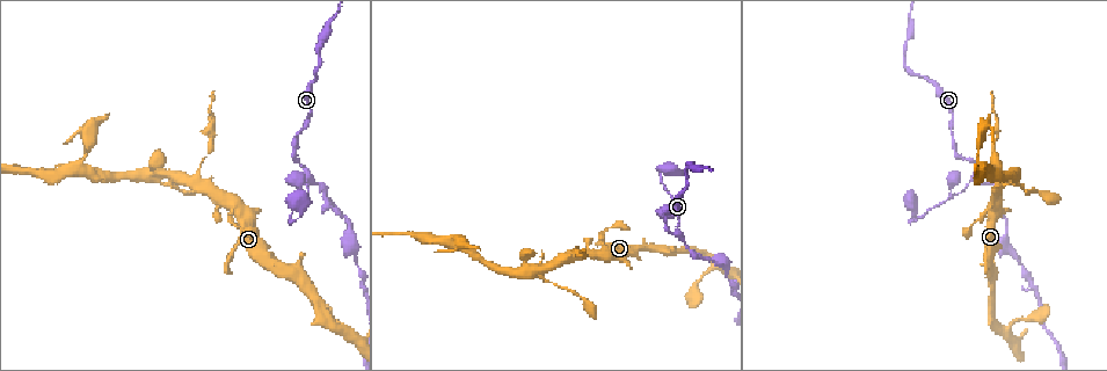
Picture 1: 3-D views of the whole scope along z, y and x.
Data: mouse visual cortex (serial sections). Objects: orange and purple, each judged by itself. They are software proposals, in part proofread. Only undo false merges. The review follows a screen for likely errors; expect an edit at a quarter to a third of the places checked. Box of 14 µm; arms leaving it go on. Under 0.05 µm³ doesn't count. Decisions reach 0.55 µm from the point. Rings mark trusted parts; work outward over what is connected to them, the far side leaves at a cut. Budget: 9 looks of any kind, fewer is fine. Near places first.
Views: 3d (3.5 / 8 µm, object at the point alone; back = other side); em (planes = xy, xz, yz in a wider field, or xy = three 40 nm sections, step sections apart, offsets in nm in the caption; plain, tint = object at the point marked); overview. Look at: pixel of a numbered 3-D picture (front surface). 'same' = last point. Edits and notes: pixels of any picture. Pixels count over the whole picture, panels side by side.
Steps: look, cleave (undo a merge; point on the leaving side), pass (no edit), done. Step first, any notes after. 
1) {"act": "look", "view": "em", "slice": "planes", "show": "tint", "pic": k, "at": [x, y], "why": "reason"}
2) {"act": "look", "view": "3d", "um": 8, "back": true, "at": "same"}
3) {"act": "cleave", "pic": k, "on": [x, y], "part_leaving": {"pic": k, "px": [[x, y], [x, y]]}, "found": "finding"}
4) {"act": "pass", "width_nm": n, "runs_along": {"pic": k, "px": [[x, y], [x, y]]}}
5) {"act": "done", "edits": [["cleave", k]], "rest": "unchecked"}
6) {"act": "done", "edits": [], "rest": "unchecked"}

{"act": "look", "view": "3d", "um": 3.5, "pic": 1, "at": [574, 253], "why": "calibre changes"}

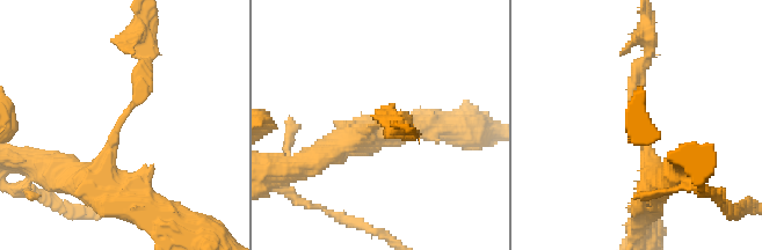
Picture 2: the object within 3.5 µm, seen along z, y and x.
{"act": "look", "view": "em", "slice": "xy", "step": 2, "show": "tint", "pic": 2, "at": [377, 124], "arm_widths_nm": [200, 300], "why": "need the tissue"}

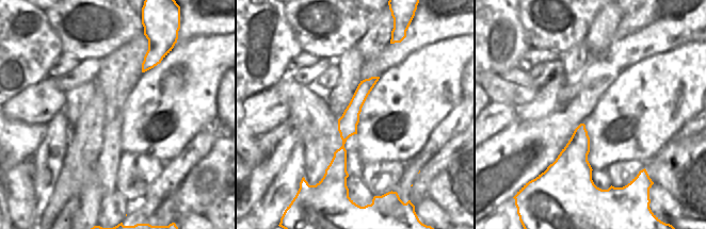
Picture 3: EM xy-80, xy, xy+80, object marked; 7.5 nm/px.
{"act": "cleave", "pic": 2, "on": [147, 72], "part_leaving": {"pic": 2, "px": [[132, 104], [144, 83], [144, 27]]}, "found": "a second cell is stuck on"}

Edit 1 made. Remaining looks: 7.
{"act": "look", "view": "overview", "why": "redraw"}

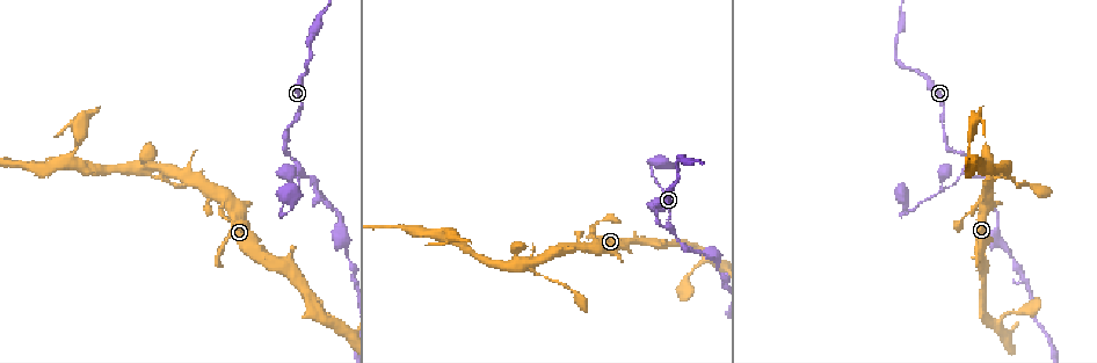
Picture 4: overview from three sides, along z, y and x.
{"act": "look", "view": "3d", "um": 3.5, "pic": 4, "at": [671, 228], "why": "three-way junction"}

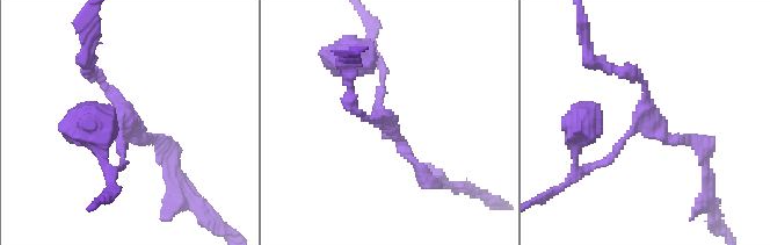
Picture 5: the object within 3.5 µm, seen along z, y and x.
{"act": "look", "view": "em", "slice": "xy", "step": 2, "show": "tint", "pic": 5, "at": [125, 111], "arms": 3, "arm_widths_nm": [100, 150, 150], "why": "need the tissue"}

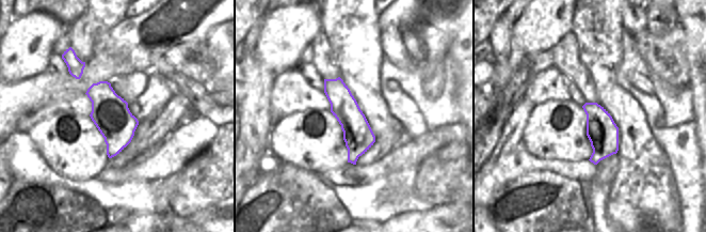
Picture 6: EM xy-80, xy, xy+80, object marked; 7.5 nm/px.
{"act": "pass", "width_nm": 220, "runs_along": {"pic": 6, "px": [[326, 81], [353, 121], [353, 160]]}, "found": "one cell here"}

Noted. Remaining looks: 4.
{"act": "look", "view": "3d", "um": 3.5, "back": true, "pic": 4, "at": [663, 168], "why": "sharp bend"}

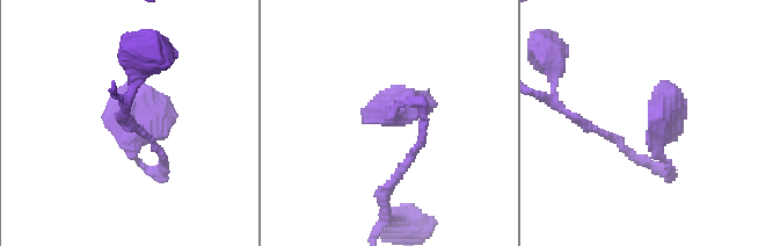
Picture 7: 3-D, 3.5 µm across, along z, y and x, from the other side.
{"act": "look", "view": "em", "slice": "xy", "step": 5, "show": "tint", "pic": 7, "at": [134, 141]}

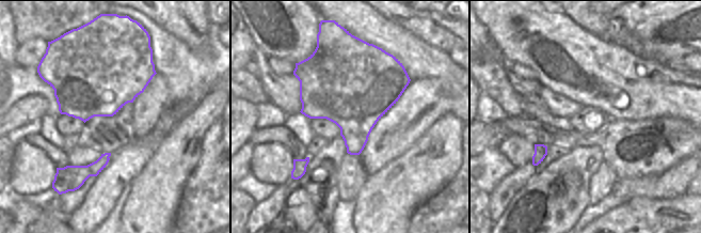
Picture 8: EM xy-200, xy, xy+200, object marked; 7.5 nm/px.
{"act": "pass", "width_nm": 600, "runs_along": {"pic": 7, "px": [[421, 131], [414, 101], [388, 110]]}, "found": "one cell here"}

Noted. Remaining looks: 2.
{"act": "look", "view": "3d", "um": 3.5, "pic": 4, "at": [680, 160]}

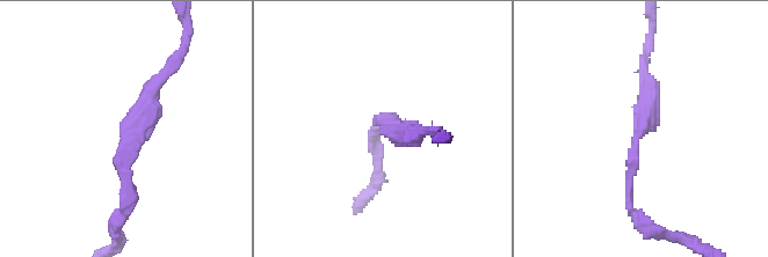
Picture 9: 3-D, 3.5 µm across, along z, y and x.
{"act": "look", "view": "em", "slice": "xy", "step": 1, "show": "tint", "pic": 9, "at": [385, 121], "arm_widths_nm": [150, 300], "why": "now the EM"}

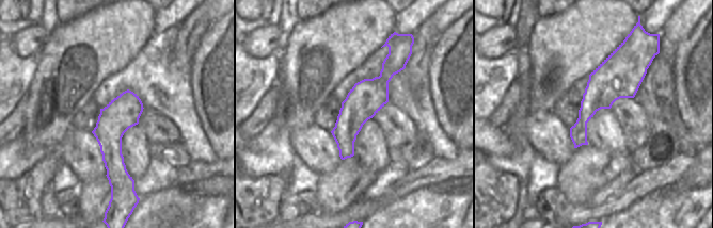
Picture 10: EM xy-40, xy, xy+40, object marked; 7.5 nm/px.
{"act": "pass", "runs_along": {"pic": 10, "px": [[401, 60], [355, 110], [343, 156]]}, "found": "all the same cell"}

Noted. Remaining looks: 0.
{"act": "done", "edits": [["cleave", 2]], "rest": "unchecked"}

